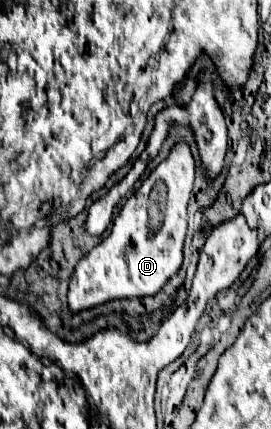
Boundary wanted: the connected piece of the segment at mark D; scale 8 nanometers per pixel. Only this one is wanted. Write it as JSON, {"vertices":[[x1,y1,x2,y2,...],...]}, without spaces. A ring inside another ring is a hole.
{"vertices":[[182,140,170,150,168,158,150,172,150,176,142,182,142,186,136,190,136,194,126,200,122,212,114,220,114,228,112,228,110,236,106,238,108,242,102,242,102,250,100,250,102,254,100,254,98,264,94,264,94,268,92,268,92,264,88,264,86,268,84,268,84,264,78,266,80,270,74,274,74,278,70,282,70,292,68,292,68,308,72,312,94,308,98,304,104,304,104,302,116,300,116,298,154,296,180,270,182,248,184,248,184,238,186,238,186,230,188,230,188,202,190,202,192,190,194,190,194,176,196,176,196,160,192,156,190,144],[156,180,164,180,168,184,168,198,166,198,164,222,162,222,160,230,152,232,150,216,148,216,148,202,150,202,148,196,150,196,150,190],[120,216,134,216,134,218,138,218,138,222,126,226,124,228,126,232,122,234]]}

